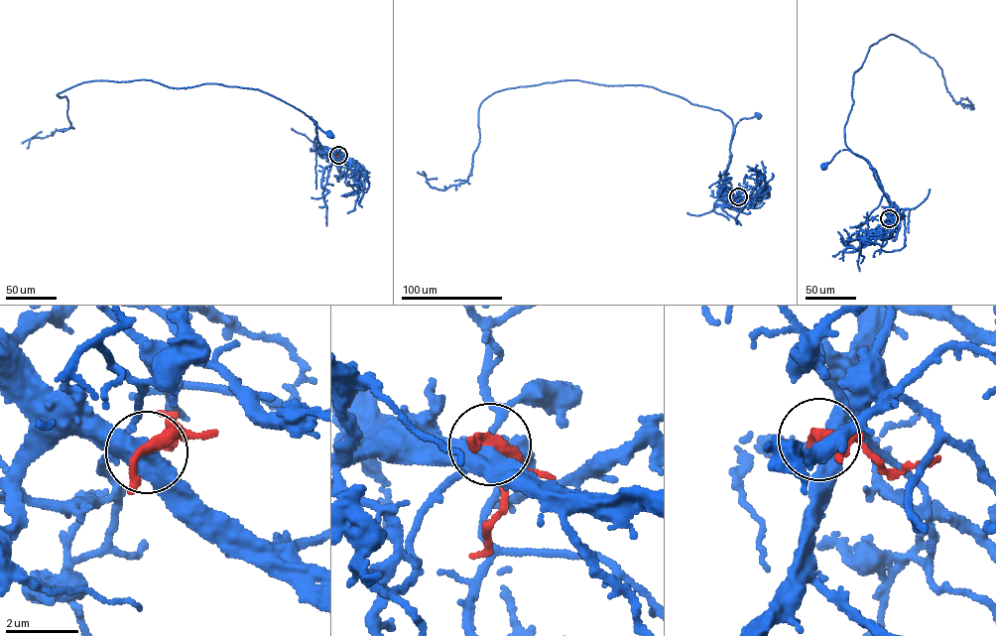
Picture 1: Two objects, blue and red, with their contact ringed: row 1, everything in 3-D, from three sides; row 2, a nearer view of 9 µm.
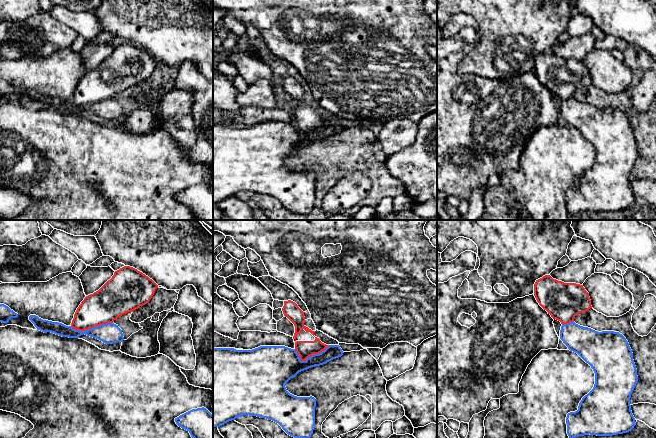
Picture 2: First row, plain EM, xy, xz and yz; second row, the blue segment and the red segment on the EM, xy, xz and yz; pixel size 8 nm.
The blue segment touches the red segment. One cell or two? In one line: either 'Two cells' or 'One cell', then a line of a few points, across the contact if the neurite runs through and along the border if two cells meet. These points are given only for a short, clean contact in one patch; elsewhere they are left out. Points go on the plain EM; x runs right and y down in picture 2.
Two cells. Line: xy (112, 98), (83, 106), (75, 106), (70, 102)

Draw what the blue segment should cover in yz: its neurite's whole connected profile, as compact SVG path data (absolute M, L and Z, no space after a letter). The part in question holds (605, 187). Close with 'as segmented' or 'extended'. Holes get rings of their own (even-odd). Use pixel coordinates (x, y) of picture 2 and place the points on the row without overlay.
M562 100L560 115L570 127L577 129L595 149L593 165L579 179L578 186L566 193L567 210L572 216L584 211L612 212L631 207L636 201L630 174L638 158L633 129L626 114L619 108L598 108L576 100Z | as segmented

